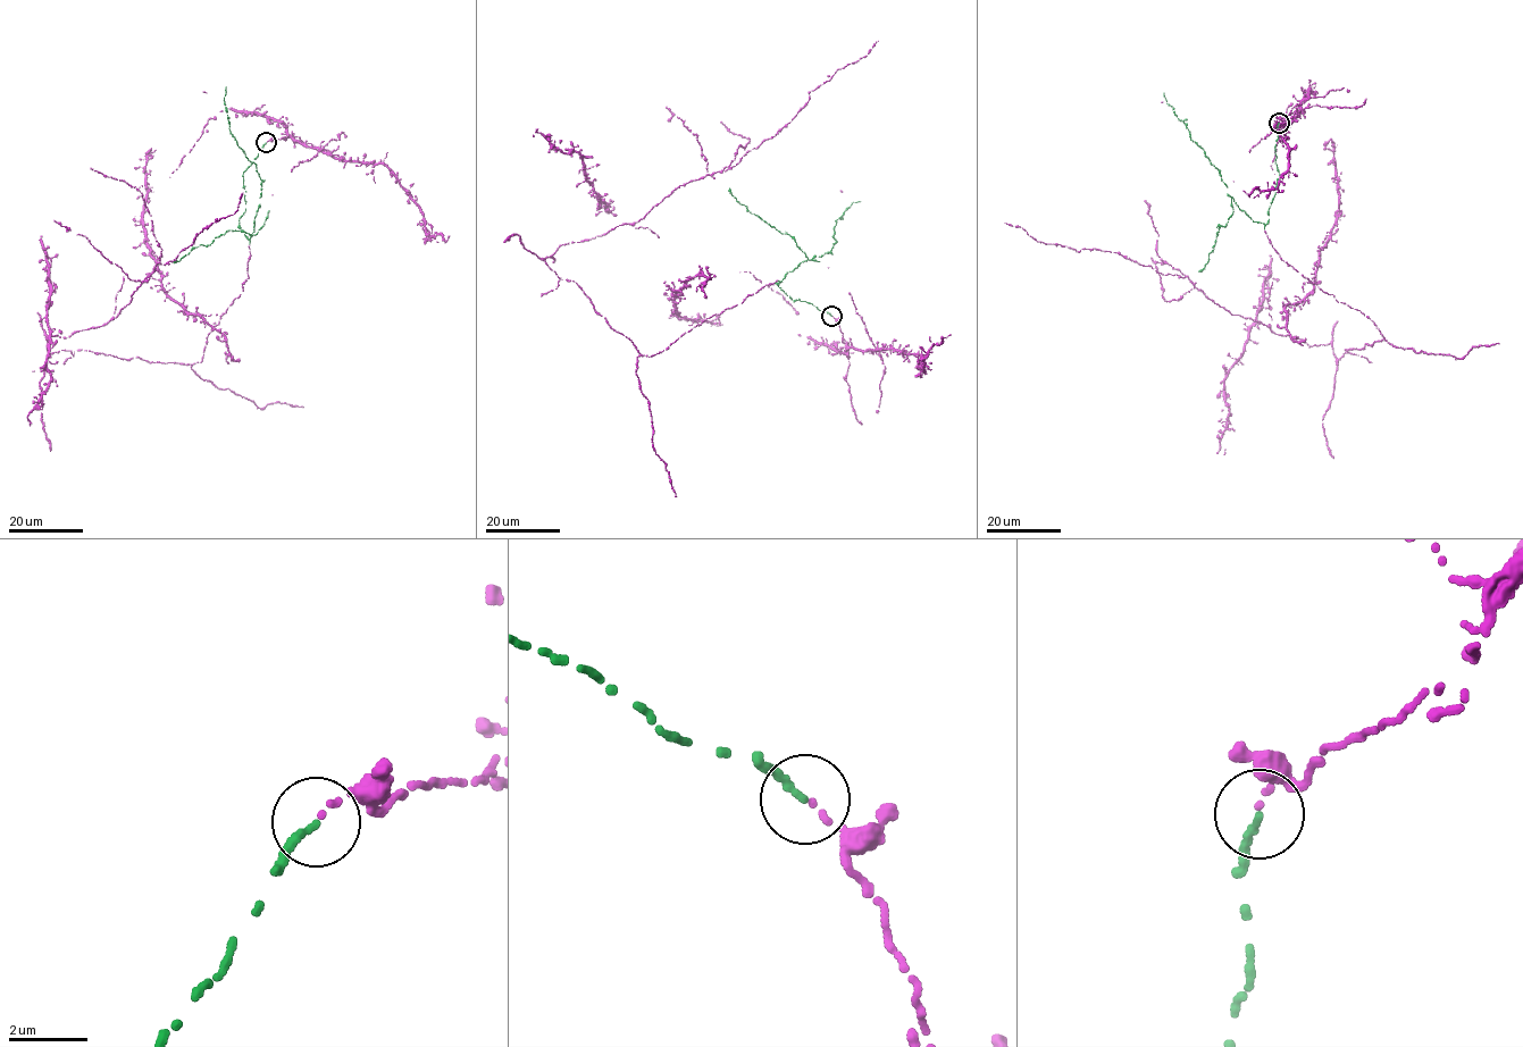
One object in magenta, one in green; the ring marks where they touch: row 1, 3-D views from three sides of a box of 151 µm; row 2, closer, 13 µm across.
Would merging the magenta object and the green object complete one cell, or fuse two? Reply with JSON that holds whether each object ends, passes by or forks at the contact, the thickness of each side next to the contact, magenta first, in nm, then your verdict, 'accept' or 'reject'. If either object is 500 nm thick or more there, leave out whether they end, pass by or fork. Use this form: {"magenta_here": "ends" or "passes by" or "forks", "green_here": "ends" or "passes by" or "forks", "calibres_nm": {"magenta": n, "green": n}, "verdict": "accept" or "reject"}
{"magenta_here": "ends", "green_here": "ends", "calibres_nm": {"magenta": 100, "green": 200}, "verdict": "accept"}

